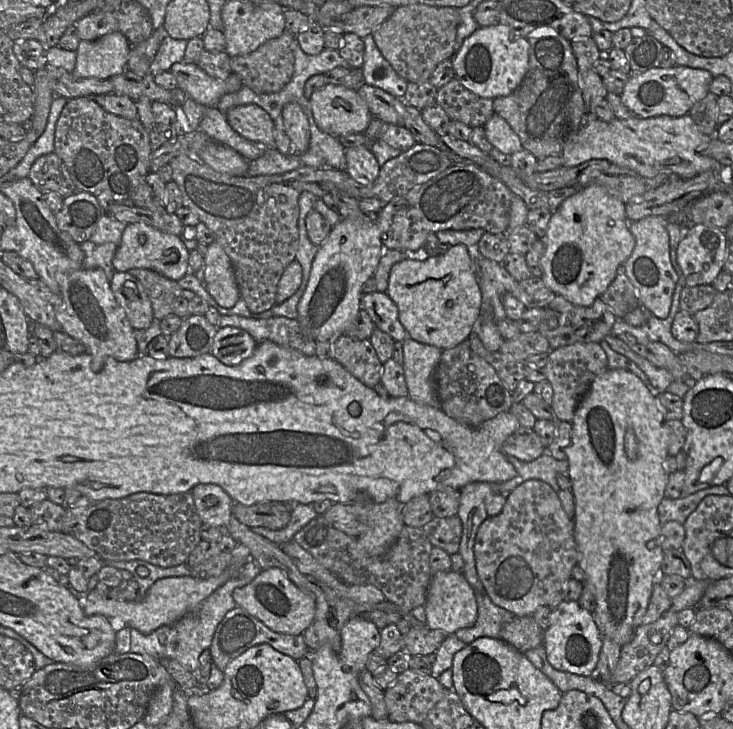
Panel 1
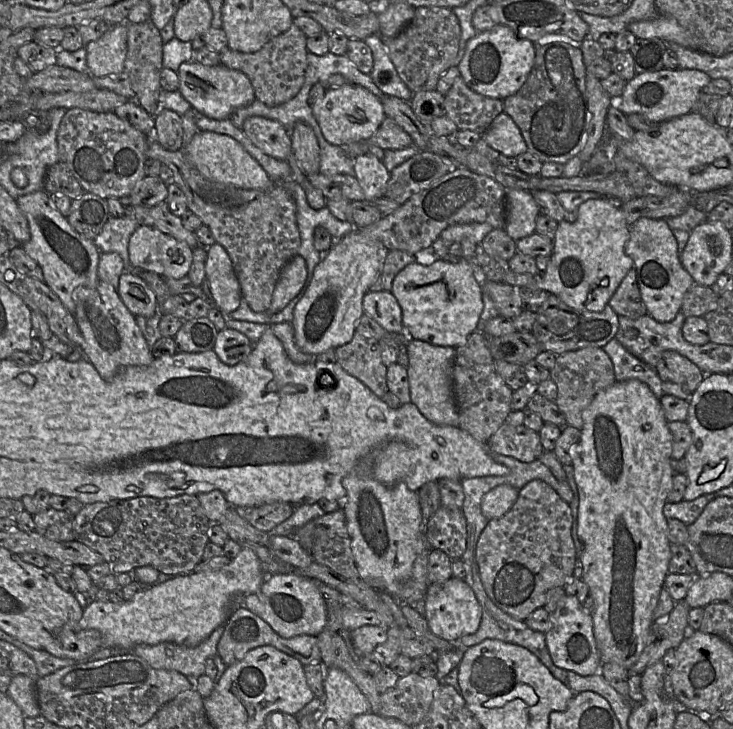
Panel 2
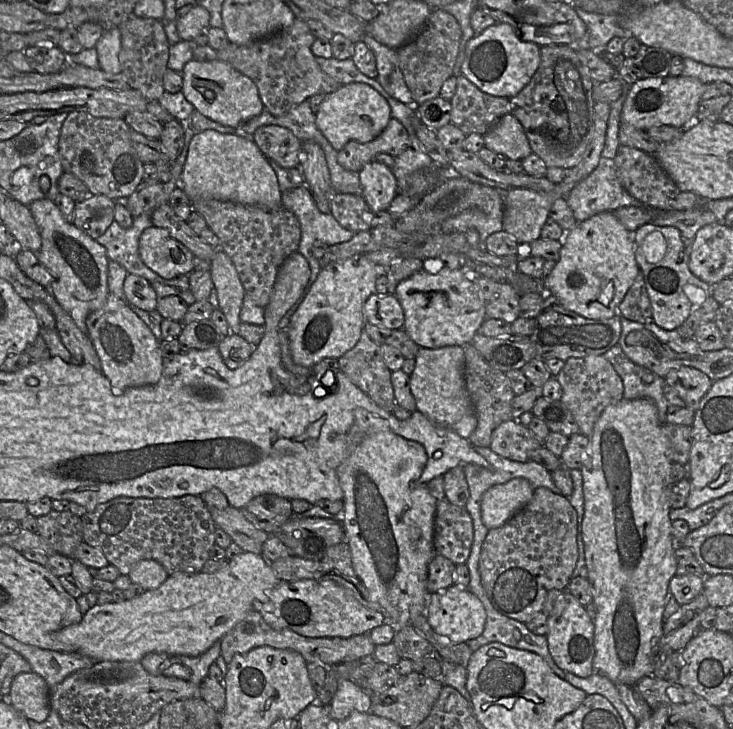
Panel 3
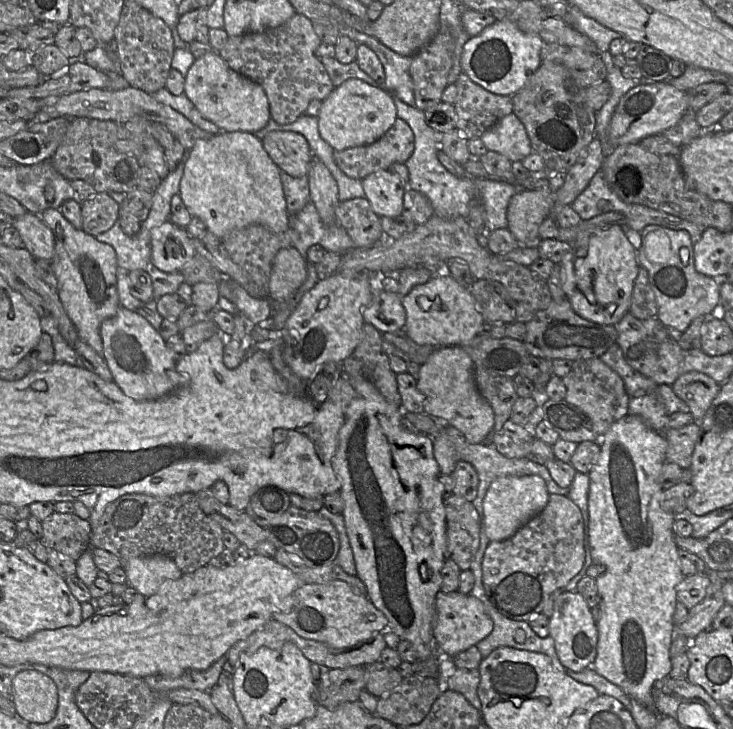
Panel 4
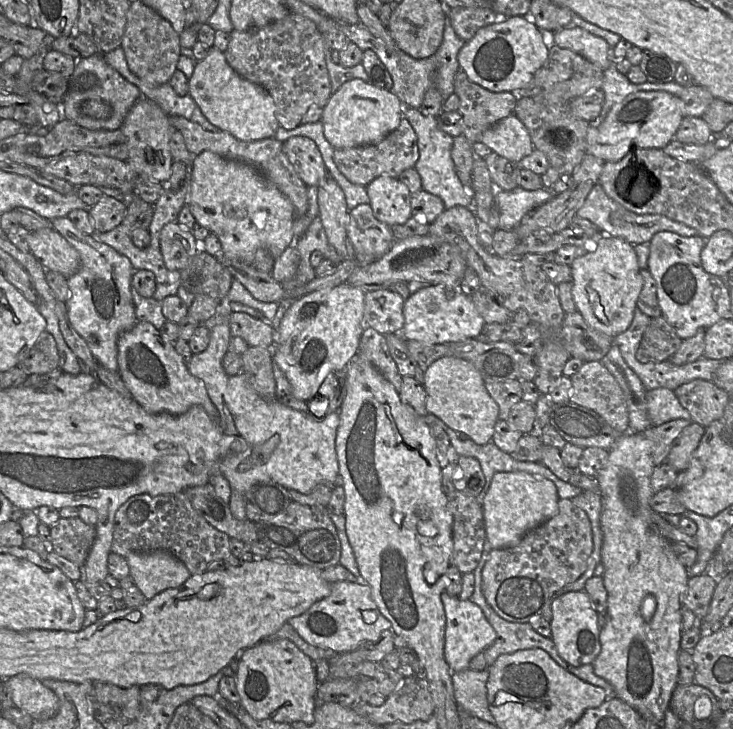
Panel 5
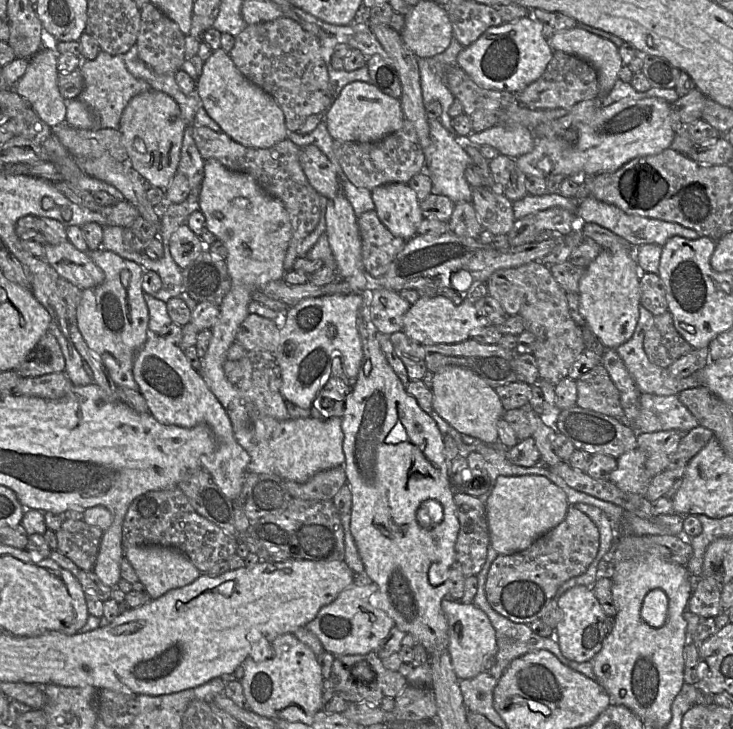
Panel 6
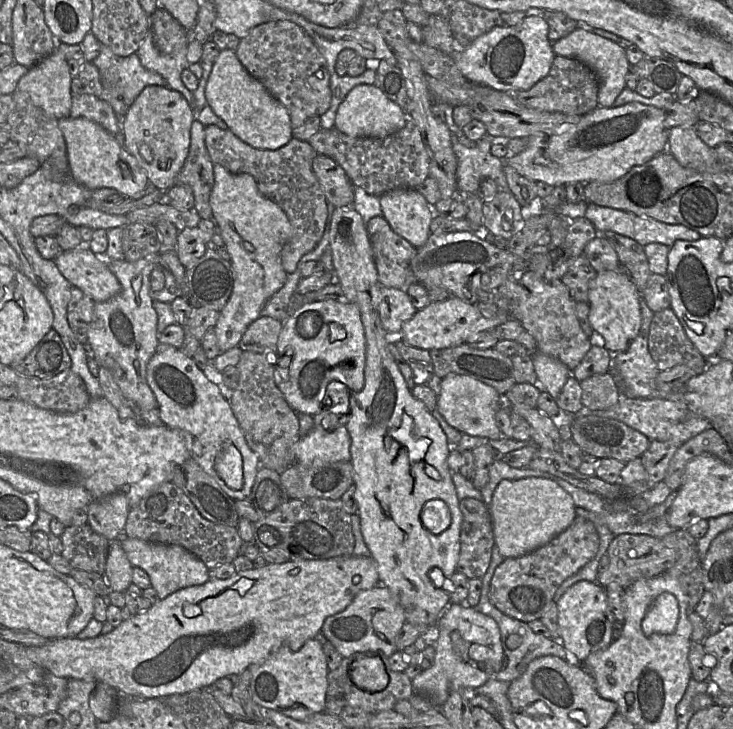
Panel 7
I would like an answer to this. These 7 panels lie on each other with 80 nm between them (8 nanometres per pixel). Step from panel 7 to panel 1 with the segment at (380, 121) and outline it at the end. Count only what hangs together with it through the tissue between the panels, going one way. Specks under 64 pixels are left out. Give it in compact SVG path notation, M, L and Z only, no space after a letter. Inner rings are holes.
M326 84L309 101L317 126L335 138L363 134L373 118L357 90L344 86Z

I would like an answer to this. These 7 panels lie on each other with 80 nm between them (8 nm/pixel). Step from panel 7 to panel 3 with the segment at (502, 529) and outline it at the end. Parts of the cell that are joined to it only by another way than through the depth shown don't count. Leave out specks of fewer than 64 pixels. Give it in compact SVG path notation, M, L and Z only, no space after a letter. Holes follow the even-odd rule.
M514 478L490 487L481 499L481 518L488 529L508 522L531 500L534 488L524 478Z

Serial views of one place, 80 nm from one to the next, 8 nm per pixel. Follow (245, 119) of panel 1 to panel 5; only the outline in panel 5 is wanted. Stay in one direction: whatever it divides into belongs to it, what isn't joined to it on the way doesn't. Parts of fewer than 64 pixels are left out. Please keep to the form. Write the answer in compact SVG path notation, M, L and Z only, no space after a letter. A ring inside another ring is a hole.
M290 137L283 142L283 151L308 187L318 187L329 176L320 150L312 139Z

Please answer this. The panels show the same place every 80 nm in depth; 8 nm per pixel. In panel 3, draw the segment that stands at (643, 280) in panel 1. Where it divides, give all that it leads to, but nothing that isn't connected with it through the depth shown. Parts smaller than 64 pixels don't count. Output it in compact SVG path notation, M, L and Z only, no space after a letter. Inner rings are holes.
M649 222L635 230L633 240L635 258L644 276L653 309L653 321L666 330L677 329L687 320L694 305L699 306L708 296L712 296L712 286L690 271L691 248L685 246L677 228Z

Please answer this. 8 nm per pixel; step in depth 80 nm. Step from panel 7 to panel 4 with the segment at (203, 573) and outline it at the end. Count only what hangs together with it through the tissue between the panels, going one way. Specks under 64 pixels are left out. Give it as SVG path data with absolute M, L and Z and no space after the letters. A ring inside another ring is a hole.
M163 555L133 557L125 563L124 569L129 587L135 588L144 597L155 594L167 581L178 580L183 575L175 562Z

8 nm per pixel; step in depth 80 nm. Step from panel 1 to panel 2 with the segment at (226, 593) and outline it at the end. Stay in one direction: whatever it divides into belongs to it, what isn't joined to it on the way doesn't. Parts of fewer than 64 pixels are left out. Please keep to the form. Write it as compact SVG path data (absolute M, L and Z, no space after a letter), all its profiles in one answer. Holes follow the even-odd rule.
M225 623L194 647L173 642L138 644L131 653L145 660L154 669L177 671L186 677L198 678L204 675L206 660L217 655L217 645L224 628Z

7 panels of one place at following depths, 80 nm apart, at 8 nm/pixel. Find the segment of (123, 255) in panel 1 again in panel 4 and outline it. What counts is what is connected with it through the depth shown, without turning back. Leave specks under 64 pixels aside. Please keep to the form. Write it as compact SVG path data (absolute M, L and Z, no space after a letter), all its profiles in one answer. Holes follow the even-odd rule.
M167 220L151 230L151 259L161 271L181 271L195 254L186 228Z

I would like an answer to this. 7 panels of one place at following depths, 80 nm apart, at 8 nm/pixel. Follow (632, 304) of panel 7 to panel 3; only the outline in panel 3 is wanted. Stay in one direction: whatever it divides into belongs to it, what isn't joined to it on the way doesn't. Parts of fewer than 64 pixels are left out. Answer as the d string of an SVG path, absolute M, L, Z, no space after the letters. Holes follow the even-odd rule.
M601 212L565 233L560 257L542 283L566 309L589 319L609 319L618 314L618 307L639 272L631 231L613 212Z

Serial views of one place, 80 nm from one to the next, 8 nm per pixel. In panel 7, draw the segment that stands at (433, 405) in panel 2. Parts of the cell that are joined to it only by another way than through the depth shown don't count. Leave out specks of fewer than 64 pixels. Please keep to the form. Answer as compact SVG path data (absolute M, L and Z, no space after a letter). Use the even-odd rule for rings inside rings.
M449 374L441 379L436 410L446 422L462 434L497 440L503 437L496 423L496 413L501 405L507 406L503 397L491 386L470 376Z

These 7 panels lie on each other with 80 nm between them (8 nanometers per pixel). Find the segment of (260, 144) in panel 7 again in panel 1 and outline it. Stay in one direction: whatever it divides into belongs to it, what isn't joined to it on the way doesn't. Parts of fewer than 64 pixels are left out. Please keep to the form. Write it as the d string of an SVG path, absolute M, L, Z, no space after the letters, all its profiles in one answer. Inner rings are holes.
M175 63L170 68L170 72L177 80L177 88L183 91L188 96L187 98L191 98L206 107L216 107L224 95L237 92L244 86L241 77L234 72L227 79L221 80L209 76L196 63Z

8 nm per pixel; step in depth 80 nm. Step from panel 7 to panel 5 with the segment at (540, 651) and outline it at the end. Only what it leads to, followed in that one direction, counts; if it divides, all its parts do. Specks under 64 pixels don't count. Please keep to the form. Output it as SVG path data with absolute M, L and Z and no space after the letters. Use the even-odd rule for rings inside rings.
M486 539L483 547L482 557L479 561L478 566L472 572L475 579L475 585L474 585L474 592L470 598L475 604L477 604L482 609L487 620L496 631L497 637L495 641L493 642L492 645L490 645L488 648L486 648L483 651L484 658L488 667L491 666L495 662L495 660L502 654L510 654L525 649L540 648L545 650L556 661L558 665L560 665L562 668L568 671L569 669L568 663L559 655L557 648L550 637L545 637L537 633L531 627L530 623L515 623L503 619L488 604L482 591L482 571L489 558L489 553L491 552L491 550L492 550L491 545Z

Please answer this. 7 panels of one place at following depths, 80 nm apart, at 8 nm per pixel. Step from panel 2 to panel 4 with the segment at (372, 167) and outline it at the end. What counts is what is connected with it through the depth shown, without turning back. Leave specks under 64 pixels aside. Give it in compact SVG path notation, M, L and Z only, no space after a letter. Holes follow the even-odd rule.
M378 170L362 180L365 197L379 216L399 217L403 211L406 184L389 170Z

